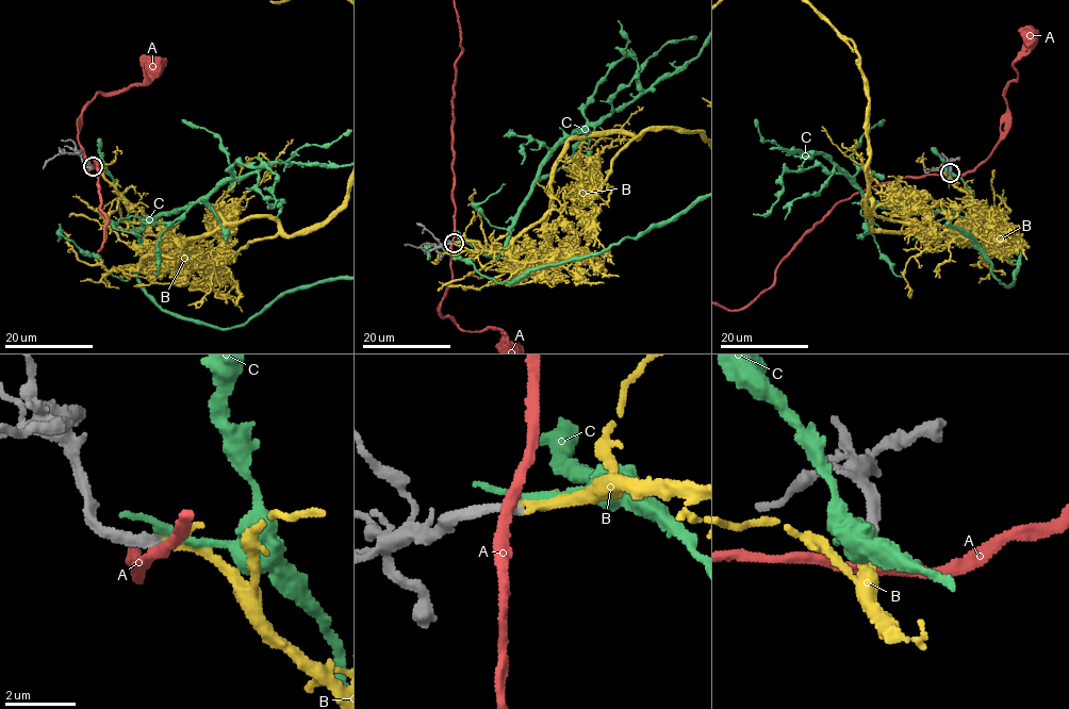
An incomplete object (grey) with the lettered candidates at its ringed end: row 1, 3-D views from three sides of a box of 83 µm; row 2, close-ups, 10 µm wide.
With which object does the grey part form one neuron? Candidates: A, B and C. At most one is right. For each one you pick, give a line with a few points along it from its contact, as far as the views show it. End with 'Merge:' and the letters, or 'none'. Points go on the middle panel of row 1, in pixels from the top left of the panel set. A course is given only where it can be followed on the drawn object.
Merge: B

